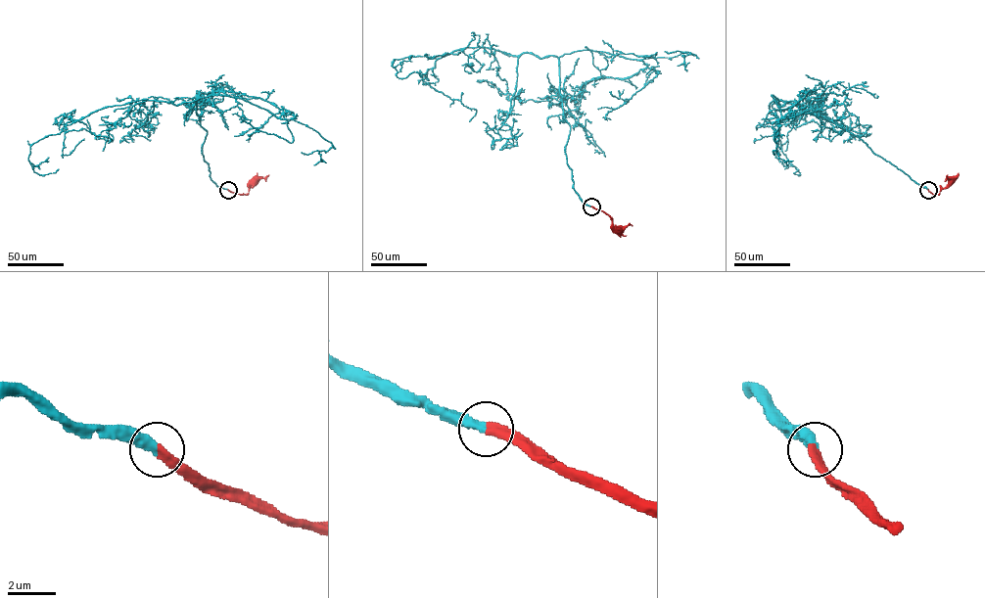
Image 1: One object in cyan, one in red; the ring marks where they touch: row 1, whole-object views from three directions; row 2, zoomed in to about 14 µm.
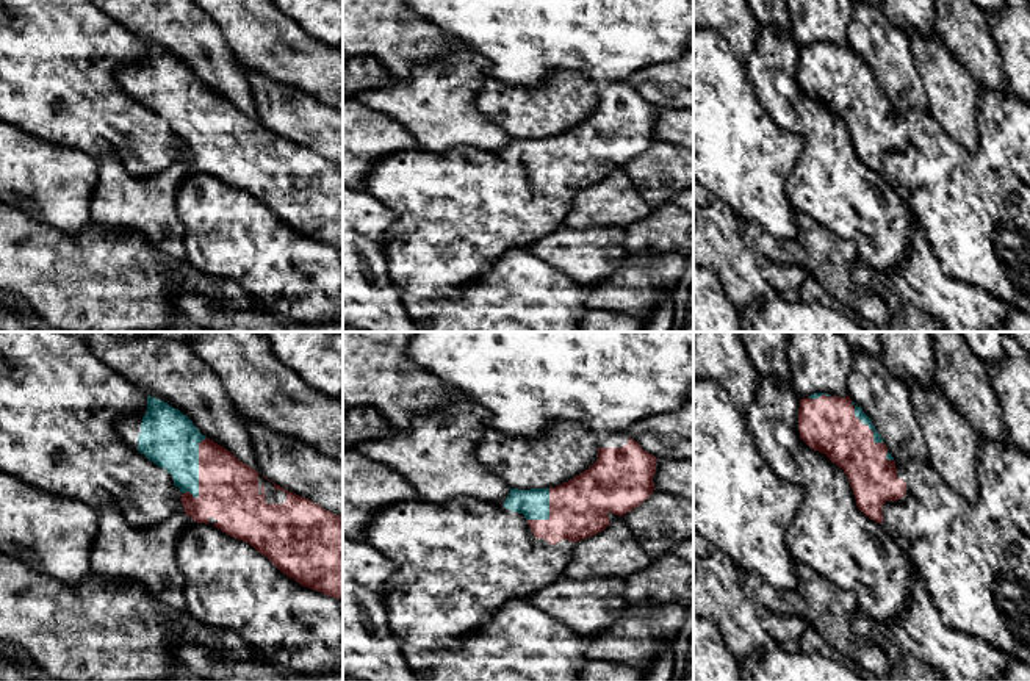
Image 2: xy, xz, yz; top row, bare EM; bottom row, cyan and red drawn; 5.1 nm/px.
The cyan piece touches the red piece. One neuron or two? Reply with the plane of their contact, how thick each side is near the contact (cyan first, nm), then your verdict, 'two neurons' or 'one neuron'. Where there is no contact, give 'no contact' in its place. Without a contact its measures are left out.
meets cyan in xy; 280 nm thick on the cyan side, 300 nm on the other; one neuron

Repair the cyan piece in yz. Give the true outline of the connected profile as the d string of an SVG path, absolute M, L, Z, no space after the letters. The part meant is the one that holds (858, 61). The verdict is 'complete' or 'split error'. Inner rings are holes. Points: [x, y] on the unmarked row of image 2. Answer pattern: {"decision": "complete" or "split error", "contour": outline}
{"decision": "split error", "contour": "M814 42L800 49L798 58L800 88L814 100L825 103L833 113L844 119L850 130L858 158L873 169L883 172L883 153L902 149L906 142L906 132L897 127L894 106L888 102L881 85L870 67L858 56L850 45L839 47L825 42Z"}

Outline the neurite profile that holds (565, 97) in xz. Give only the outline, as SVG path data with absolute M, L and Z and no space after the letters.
M557 69L535 86L487 78L476 106L510 138L551 138L589 119L598 95L582 72Z

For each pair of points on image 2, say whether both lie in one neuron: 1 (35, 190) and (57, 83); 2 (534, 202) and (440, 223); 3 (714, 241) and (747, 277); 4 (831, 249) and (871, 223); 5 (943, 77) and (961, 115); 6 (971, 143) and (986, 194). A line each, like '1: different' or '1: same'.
1: different
2: same
3: same
4: different
5: same
6: different

